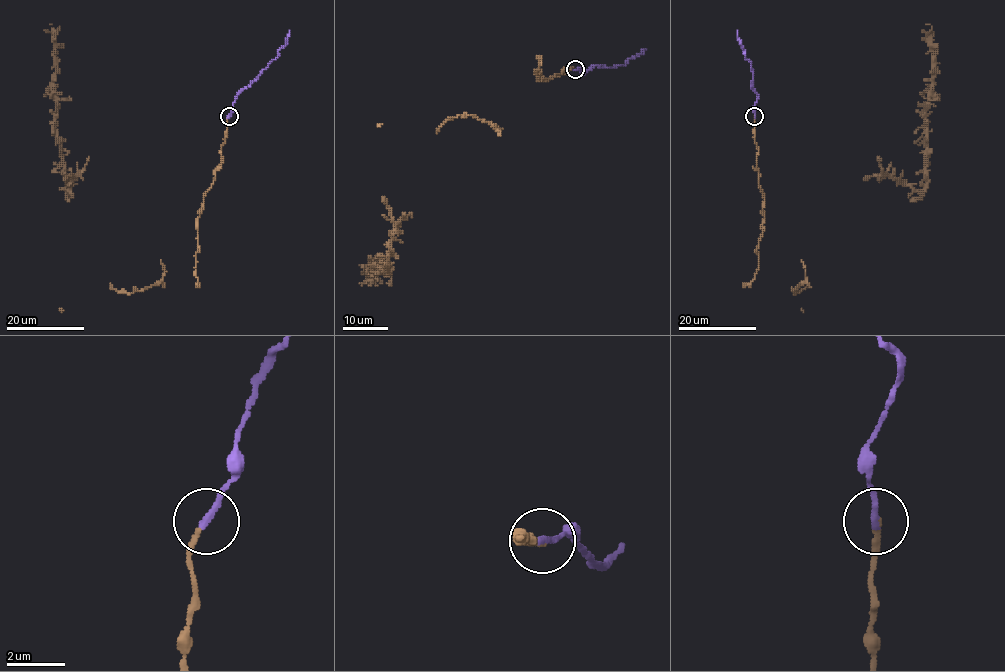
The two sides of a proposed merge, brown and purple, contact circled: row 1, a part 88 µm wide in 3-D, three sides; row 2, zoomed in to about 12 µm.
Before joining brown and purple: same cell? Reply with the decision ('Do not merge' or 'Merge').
Merge

